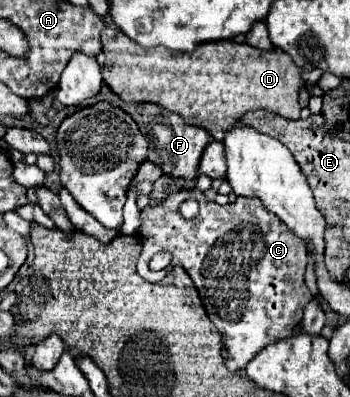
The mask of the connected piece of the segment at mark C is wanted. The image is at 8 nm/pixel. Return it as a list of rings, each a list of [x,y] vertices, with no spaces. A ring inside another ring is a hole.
[[[196,188],[184,194],[186,198],[194,198],[200,206],[198,216],[192,220],[178,216],[178,210],[168,210],[168,200],[142,210],[138,238],[144,250],[138,258],[136,272],[156,284],[168,270],[182,266],[192,278],[208,318],[222,336],[226,368],[238,374],[264,346],[290,338],[298,328],[302,310],[312,300],[304,282],[310,256],[302,240],[298,240],[278,216],[270,214],[258,198],[238,198],[234,204],[218,206],[206,200]],[[160,250],[168,250],[174,256],[172,264],[166,270],[152,272],[148,262]]]

